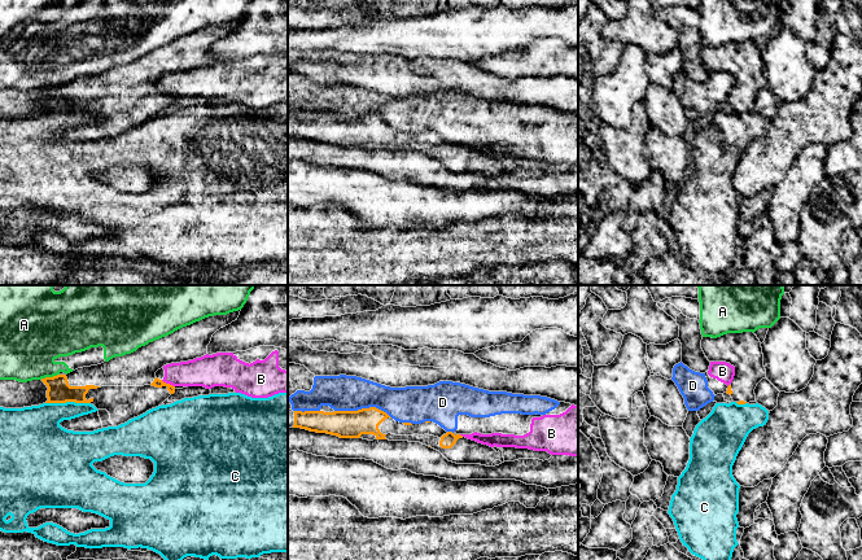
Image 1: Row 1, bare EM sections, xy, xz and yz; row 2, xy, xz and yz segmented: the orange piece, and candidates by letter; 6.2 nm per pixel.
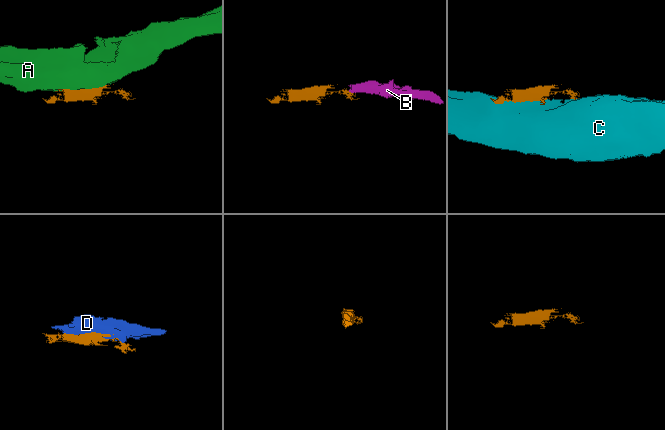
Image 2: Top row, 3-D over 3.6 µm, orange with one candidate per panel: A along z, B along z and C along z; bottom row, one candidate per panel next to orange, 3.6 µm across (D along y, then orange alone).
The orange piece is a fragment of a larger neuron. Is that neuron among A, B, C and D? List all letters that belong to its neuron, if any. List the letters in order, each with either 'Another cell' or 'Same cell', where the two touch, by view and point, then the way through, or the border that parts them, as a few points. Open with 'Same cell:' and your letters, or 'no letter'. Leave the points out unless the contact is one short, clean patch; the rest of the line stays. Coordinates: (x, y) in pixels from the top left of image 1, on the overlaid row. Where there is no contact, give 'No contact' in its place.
Same cell: no letter
A: Another cell. Touches orange at xy (49, 377)
B: Another cell. Touches orange at xy (167, 384). Boundary: xy (161, 380), (174, 386)
C: Another cell. Touches orange at xy (68, 401)
D: Another cell. Touches orange at xz (363, 408)

